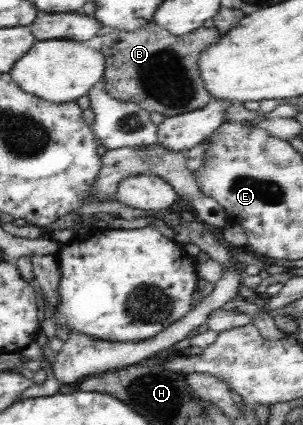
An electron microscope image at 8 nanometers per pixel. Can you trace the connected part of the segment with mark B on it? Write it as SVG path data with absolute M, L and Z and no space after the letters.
M154 21L148 22L138 30L110 30L101 38L101 50L105 56L104 89L117 101L133 102L149 113L160 112L165 117L198 110L210 102L212 95L208 94L208 89L204 88L204 81L200 80L197 63L202 50L212 46L220 38L219 31L215 27L204 26L188 34L174 36Z

